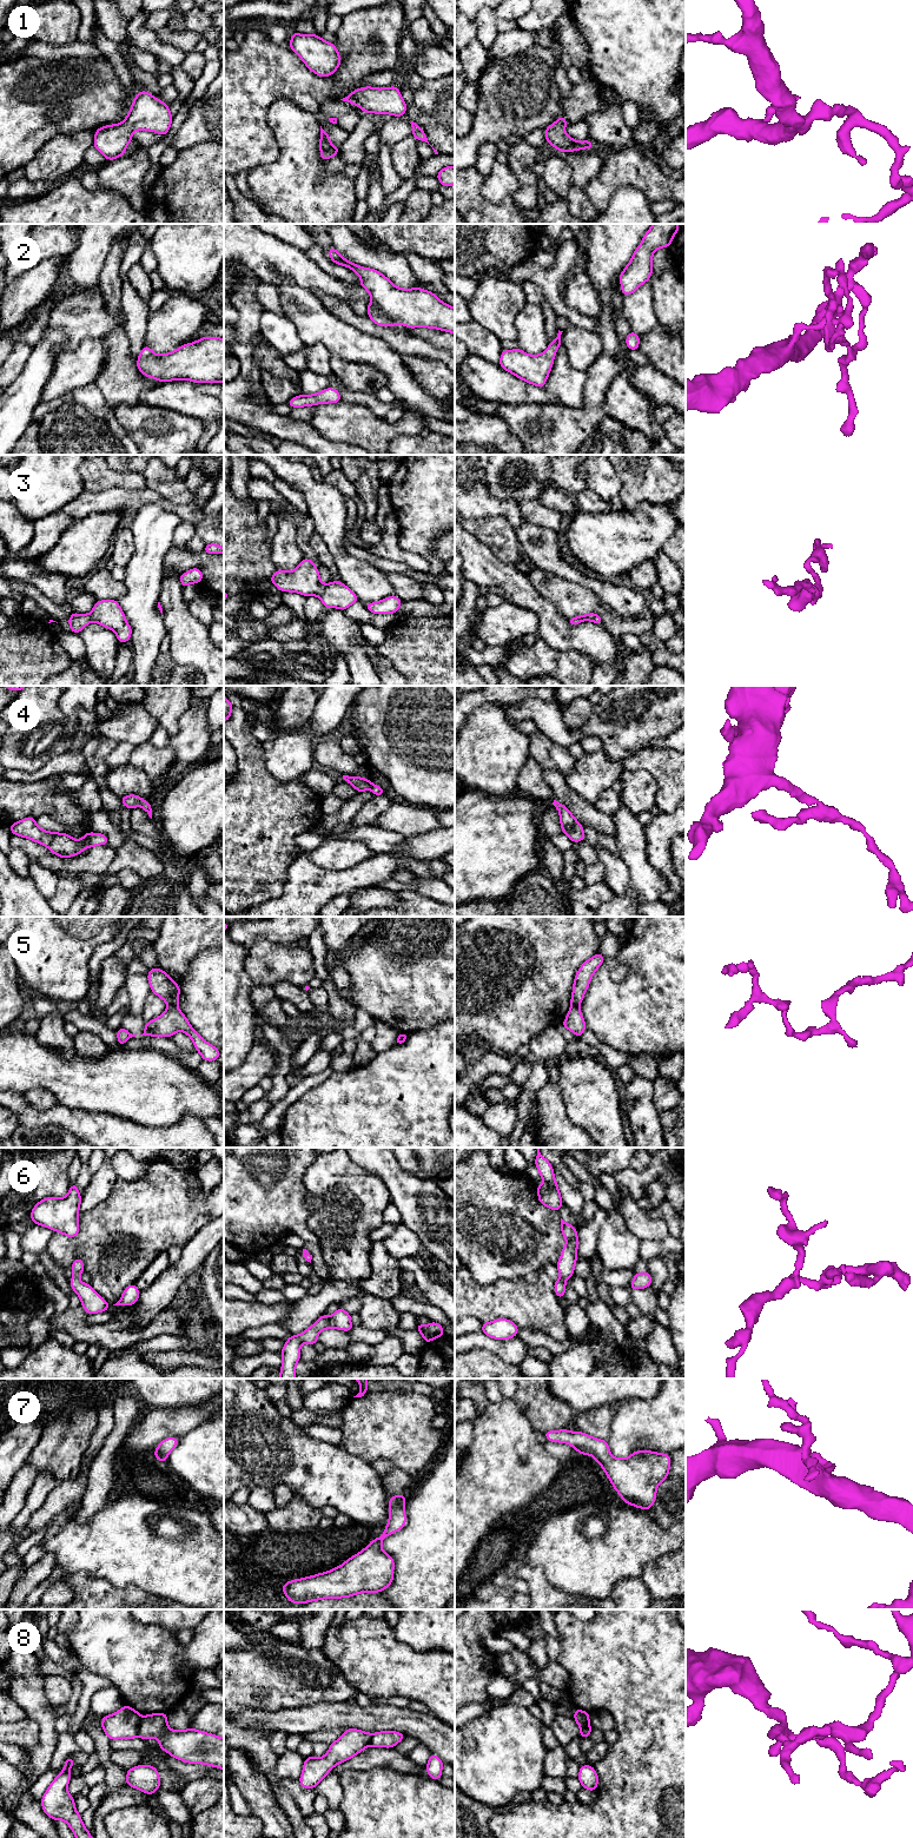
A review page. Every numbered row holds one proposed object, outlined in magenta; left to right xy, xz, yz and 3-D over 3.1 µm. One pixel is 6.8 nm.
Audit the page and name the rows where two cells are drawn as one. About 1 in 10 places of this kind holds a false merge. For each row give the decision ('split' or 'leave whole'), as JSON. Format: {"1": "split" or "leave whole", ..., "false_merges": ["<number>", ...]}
{"1": "leave whole", "2": "leave whole", "3": "leave whole", "4": "leave whole", "5": "split", "6": "leave whole", "7": "leave whole", "8": "split", "false_merges": ["5", "8"]}

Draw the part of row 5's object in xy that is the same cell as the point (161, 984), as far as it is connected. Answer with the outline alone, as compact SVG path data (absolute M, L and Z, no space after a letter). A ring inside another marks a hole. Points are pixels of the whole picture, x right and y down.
M159 967L148 970L147 973L151 992L160 997L168 1006L177 1005L180 986Z

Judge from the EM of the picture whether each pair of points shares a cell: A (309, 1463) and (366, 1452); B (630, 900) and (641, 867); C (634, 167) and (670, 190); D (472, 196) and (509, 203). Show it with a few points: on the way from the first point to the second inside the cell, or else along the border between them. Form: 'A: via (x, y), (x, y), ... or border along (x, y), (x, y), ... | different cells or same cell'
A: border along (343, 1449), (370, 1465) | different cells
B: via (639, 892), (641, 890), (641, 875) | same cell
C: via (643, 173), (657, 187), (661, 187) | same cell
D: via (482, 205), (485, 209), (500, 209) | same cell

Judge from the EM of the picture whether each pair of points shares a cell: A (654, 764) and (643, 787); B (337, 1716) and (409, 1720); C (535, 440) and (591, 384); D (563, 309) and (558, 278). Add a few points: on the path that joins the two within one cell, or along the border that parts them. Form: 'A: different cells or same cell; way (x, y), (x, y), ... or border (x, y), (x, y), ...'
A: different cells; border (626, 768), (644, 769), (653, 778), (656, 801)
B: same cell; way (355, 1717), (391, 1718)
C: same cell; way (554, 432), (567, 428), (591, 403)
D: same cell; way (557, 302), (555, 298), (555, 285)

